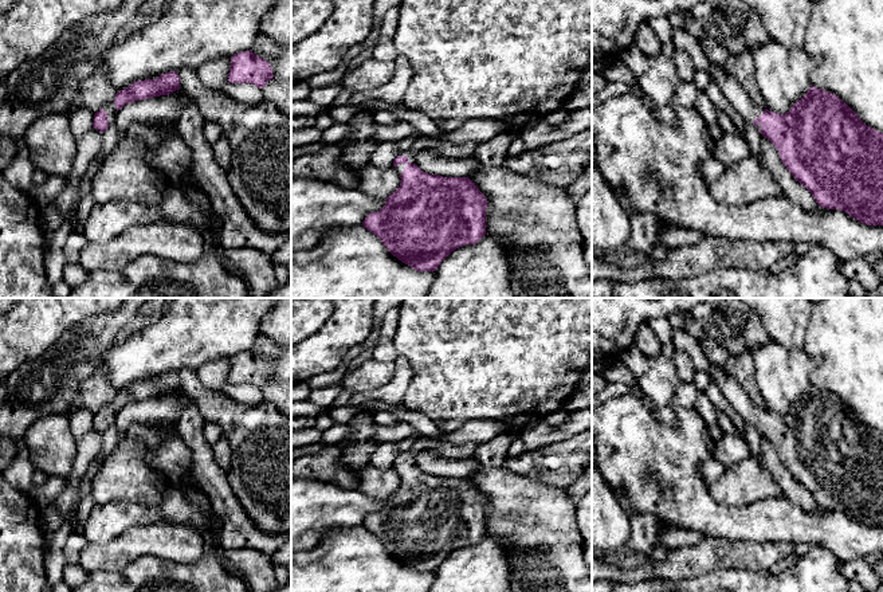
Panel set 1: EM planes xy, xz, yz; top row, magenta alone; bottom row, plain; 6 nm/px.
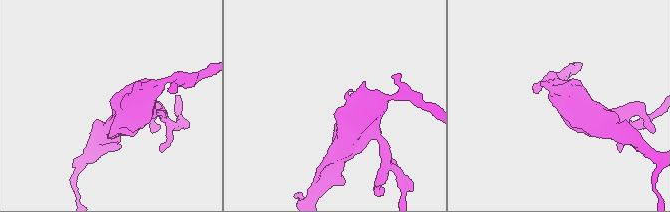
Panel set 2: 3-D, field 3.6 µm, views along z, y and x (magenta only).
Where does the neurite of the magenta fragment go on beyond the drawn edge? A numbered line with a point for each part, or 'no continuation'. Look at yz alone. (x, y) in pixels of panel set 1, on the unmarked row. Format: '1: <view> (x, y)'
1: yz (736, 395)

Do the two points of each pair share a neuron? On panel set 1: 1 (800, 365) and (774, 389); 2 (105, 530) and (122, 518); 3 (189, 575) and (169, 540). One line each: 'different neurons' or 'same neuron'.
1: same neuron
2: same neuron
3: different neurons

